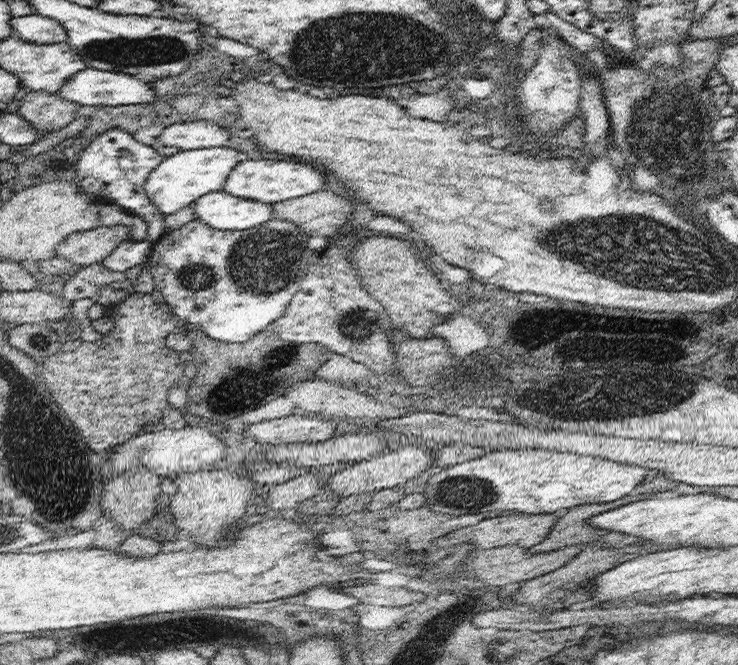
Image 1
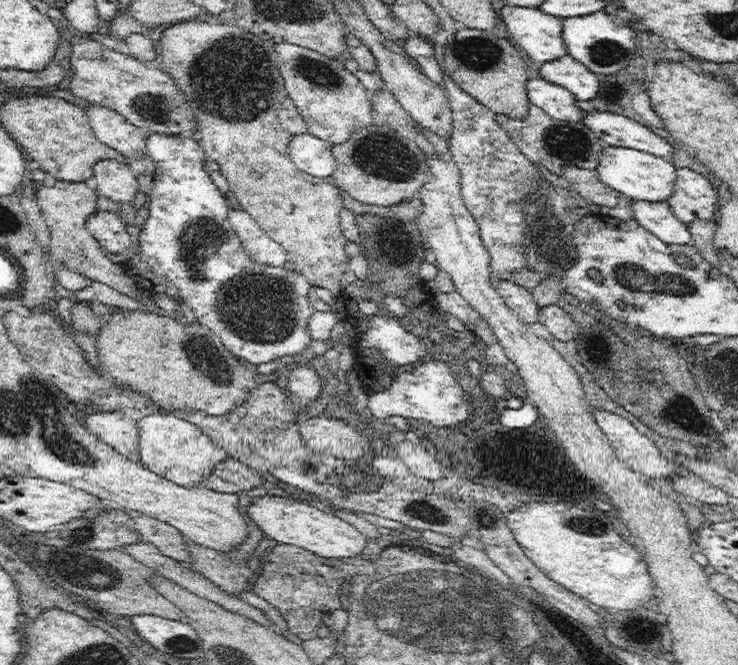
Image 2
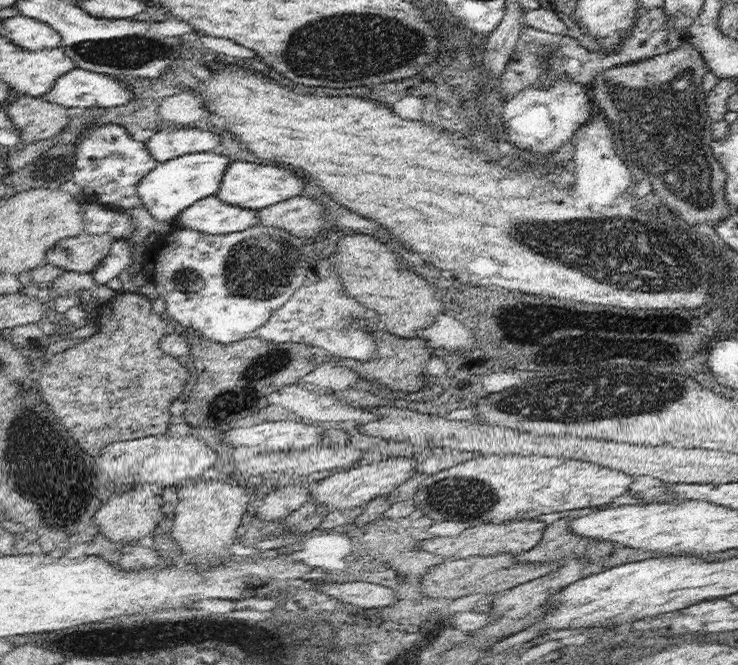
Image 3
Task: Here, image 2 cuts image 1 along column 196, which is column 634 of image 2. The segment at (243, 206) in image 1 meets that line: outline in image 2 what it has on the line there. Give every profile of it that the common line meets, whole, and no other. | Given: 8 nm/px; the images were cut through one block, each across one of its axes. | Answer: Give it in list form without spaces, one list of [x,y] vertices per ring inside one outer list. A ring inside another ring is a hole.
[[[642,200],[632,202],[632,212],[634,220],[640,222],[646,232],[662,240],[664,244],[672,246],[692,246],[692,236],[686,224],[678,220],[678,216],[672,212],[668,202],[656,202],[648,204]]]

